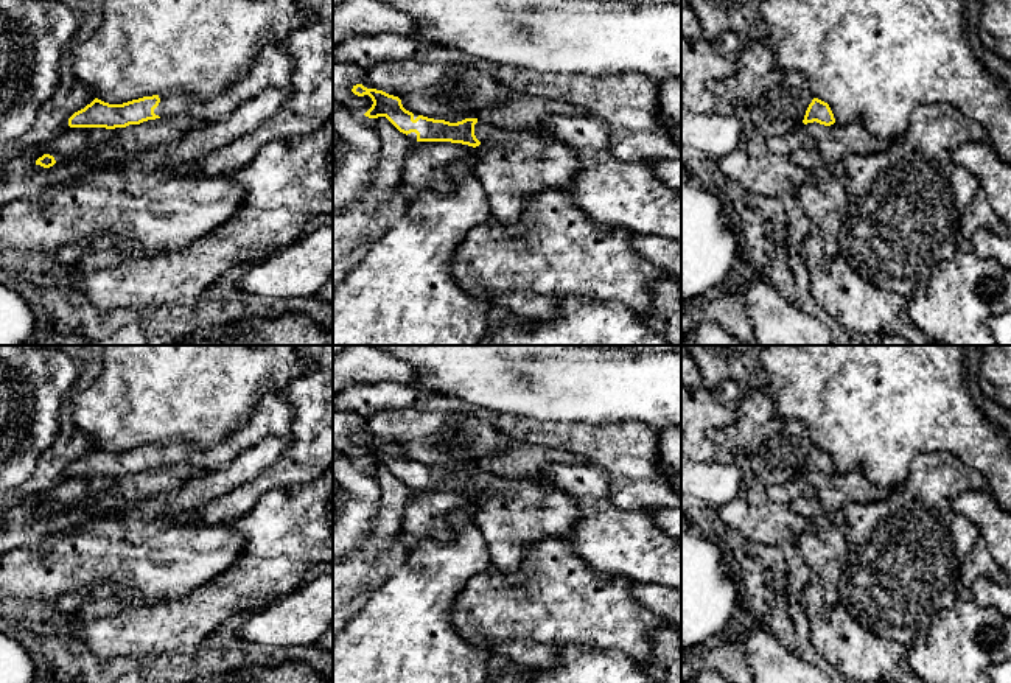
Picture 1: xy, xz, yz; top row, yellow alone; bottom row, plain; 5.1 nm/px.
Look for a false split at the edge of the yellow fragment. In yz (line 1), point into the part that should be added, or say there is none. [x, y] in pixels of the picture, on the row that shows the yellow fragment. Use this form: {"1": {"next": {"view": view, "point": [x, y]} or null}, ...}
{"1": {"next": null}}

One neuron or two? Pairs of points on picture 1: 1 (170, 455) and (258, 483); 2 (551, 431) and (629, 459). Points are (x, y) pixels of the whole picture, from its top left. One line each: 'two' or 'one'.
1: two
2: one

